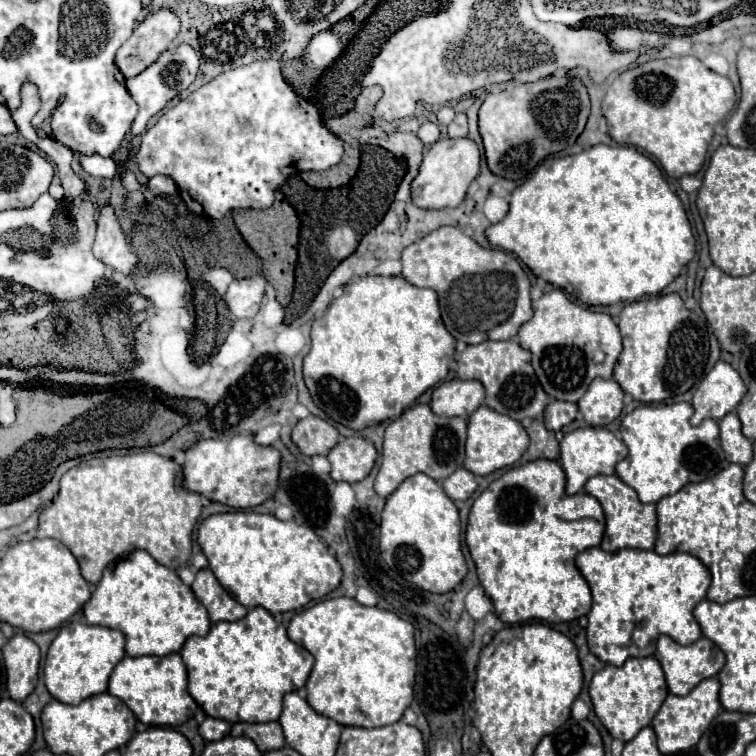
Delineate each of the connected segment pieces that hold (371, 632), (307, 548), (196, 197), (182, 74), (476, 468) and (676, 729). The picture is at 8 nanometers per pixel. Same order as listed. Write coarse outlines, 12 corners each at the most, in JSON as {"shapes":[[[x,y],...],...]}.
{"shapes":[[[346,596],[294,614],[306,700],[342,726],[398,722],[414,626]],[[240,510],[198,528],[246,608],[300,610],[342,566],[312,528]],[[278,60],[218,74],[142,136],[194,216],[270,208],[344,142]],[[190,44],[166,50],[126,86],[140,106],[130,136],[186,90],[200,56]],[[484,404],[468,418],[464,466],[484,476],[528,448],[518,420]],[[720,682],[670,694],[652,720],[658,750],[690,750],[720,712]]]}

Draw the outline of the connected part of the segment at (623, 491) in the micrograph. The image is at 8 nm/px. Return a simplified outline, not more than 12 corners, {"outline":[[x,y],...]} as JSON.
{"outline":[[616,474],[586,482],[604,508],[606,552],[652,550],[656,504]]}

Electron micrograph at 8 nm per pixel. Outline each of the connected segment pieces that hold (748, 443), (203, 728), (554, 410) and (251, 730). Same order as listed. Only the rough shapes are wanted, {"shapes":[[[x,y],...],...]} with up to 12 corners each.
{"shapes":[[[736,412],[720,422],[720,440],[728,462],[746,466],[752,440],[742,434]],[[206,716],[200,736],[208,742],[230,734],[230,722]],[[552,400],[544,412],[546,428],[558,432],[578,414],[574,402]],[[236,722],[232,734],[254,740],[260,752],[286,744],[278,722]]]}

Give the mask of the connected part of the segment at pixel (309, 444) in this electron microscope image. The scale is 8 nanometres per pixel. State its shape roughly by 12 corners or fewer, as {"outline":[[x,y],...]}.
{"outline":[[318,416],[300,420],[292,440],[304,456],[328,454],[338,430]]}

